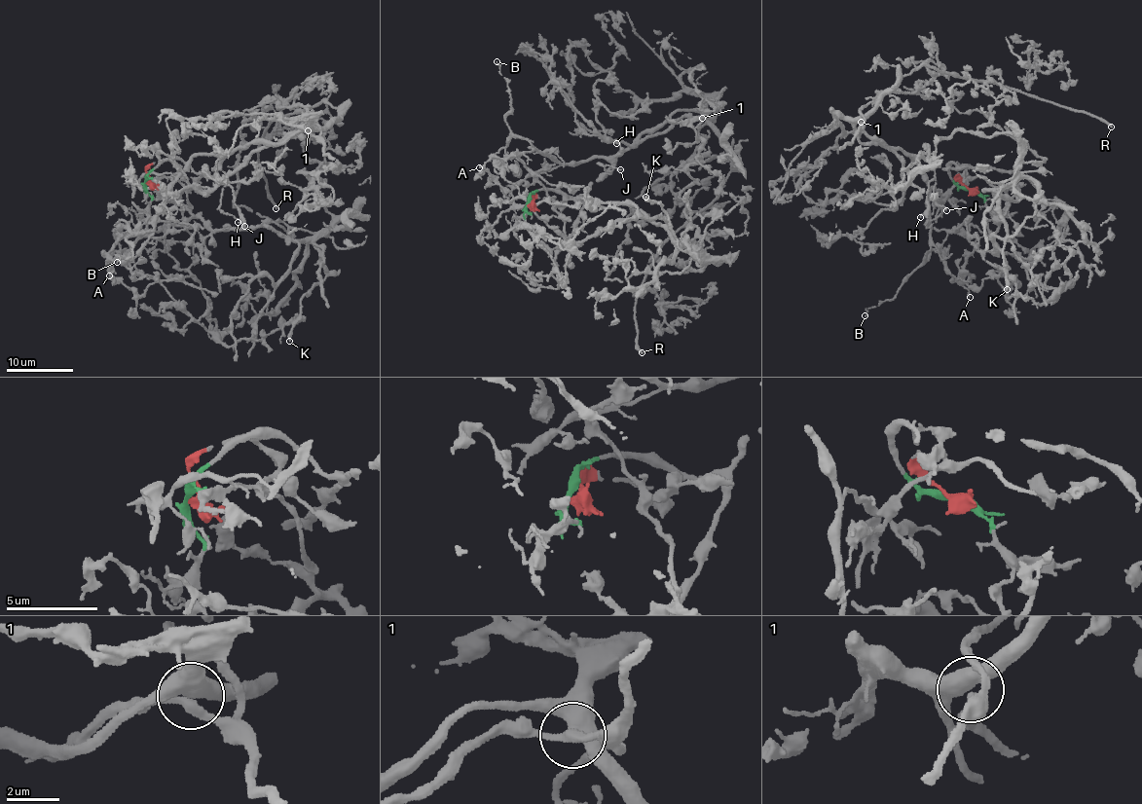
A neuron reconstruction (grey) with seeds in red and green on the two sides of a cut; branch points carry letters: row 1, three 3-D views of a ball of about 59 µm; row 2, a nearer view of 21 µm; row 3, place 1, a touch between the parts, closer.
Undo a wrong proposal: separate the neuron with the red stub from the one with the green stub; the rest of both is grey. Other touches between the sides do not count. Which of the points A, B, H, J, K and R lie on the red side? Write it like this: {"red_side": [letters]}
{"red_side": ["K"]}

